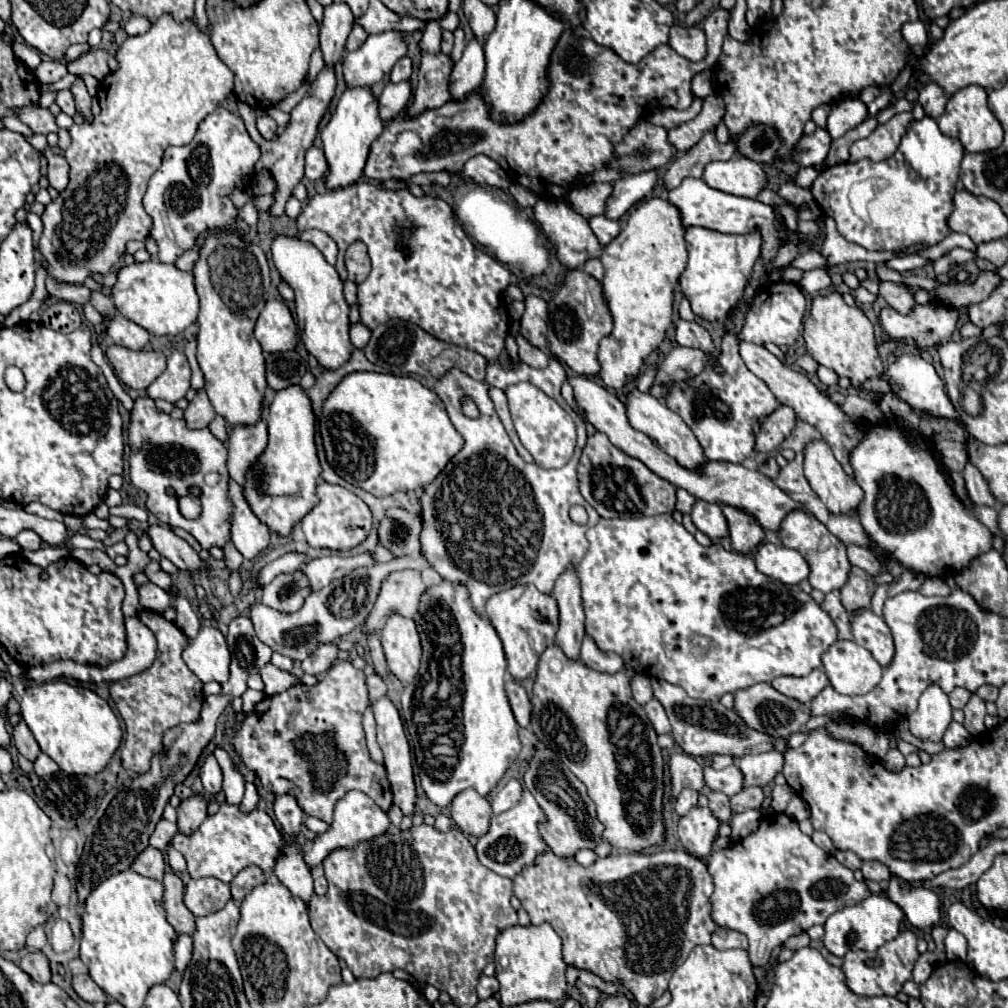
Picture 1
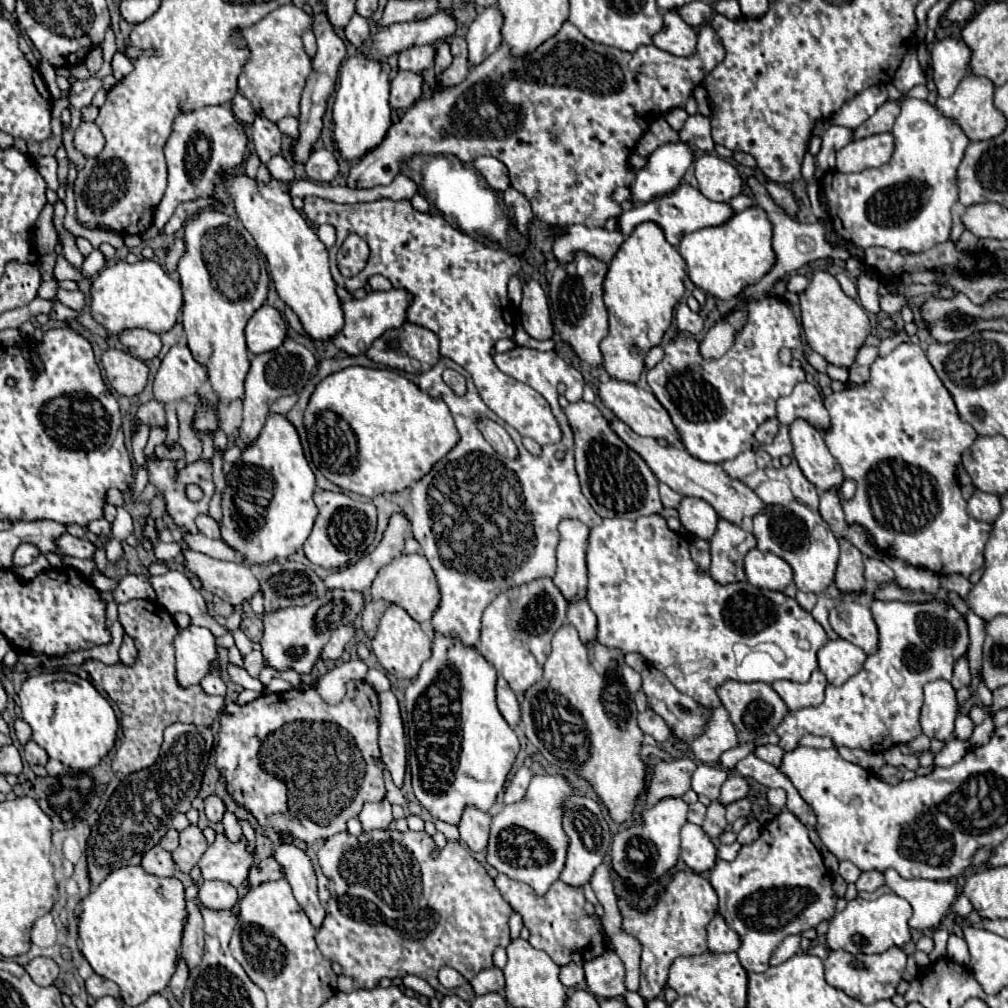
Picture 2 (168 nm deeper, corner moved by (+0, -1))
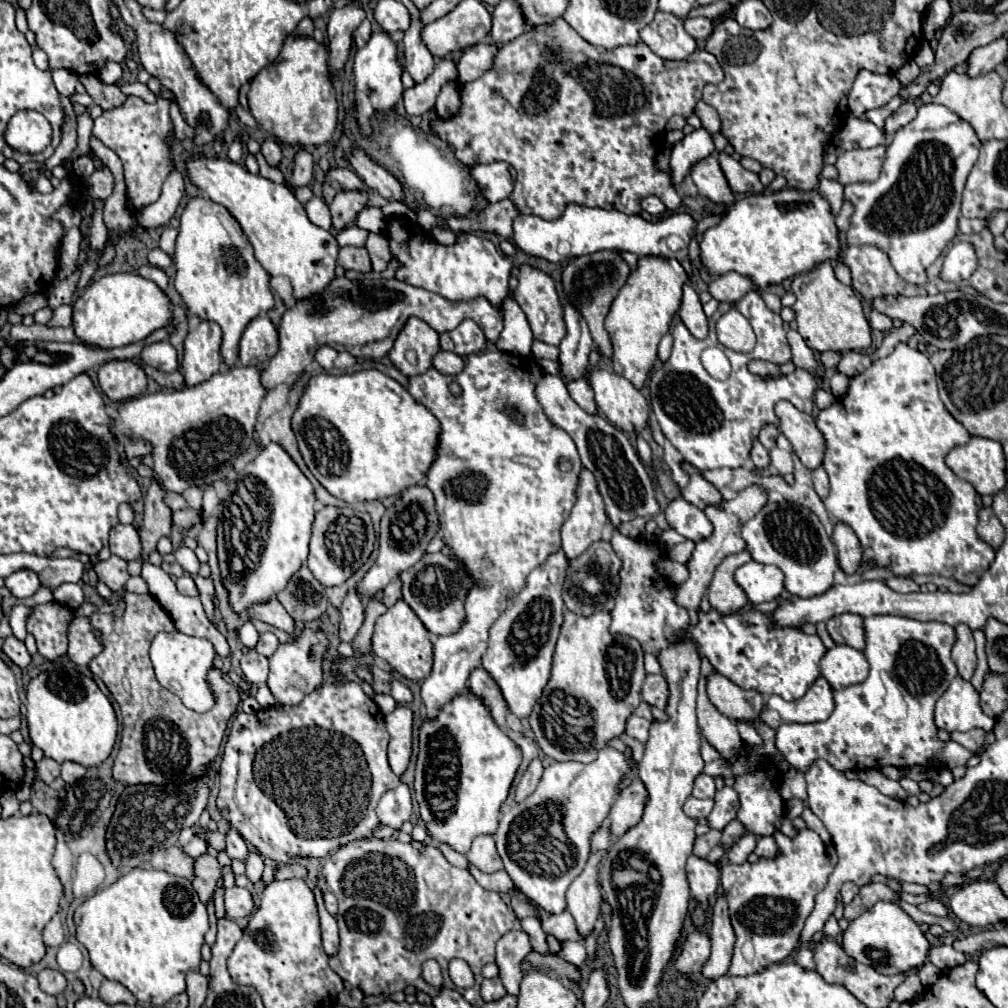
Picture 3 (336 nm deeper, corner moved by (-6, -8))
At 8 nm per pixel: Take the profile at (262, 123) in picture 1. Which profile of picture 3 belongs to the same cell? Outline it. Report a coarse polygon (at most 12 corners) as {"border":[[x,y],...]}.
{"border":[[274,138],[262,144],[262,156],[270,166],[282,160],[282,148]]}

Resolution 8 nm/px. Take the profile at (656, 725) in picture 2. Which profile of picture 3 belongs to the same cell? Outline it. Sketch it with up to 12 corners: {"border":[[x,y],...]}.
{"border":[[640,716],[628,718],[626,734],[644,744],[650,722]]}

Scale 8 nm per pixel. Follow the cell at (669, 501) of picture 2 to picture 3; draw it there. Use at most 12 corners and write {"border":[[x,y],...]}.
{"border":[[638,434],[636,450],[644,464],[652,464],[648,442]]}

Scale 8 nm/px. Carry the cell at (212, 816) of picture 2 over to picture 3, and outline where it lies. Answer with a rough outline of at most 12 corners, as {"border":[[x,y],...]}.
{"border":[[234,830],[226,834],[226,852],[232,860],[246,862],[248,846]]}

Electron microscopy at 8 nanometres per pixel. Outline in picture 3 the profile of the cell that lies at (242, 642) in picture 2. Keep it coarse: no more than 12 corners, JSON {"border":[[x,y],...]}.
{"border":[[190,574],[176,580],[176,588],[184,596],[198,596],[198,588]]}

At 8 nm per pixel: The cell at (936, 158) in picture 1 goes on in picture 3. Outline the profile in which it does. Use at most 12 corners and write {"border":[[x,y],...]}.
{"border":[[936,102],[900,128],[878,180],[846,186],[848,244],[908,284],[958,230],[980,144]]}

